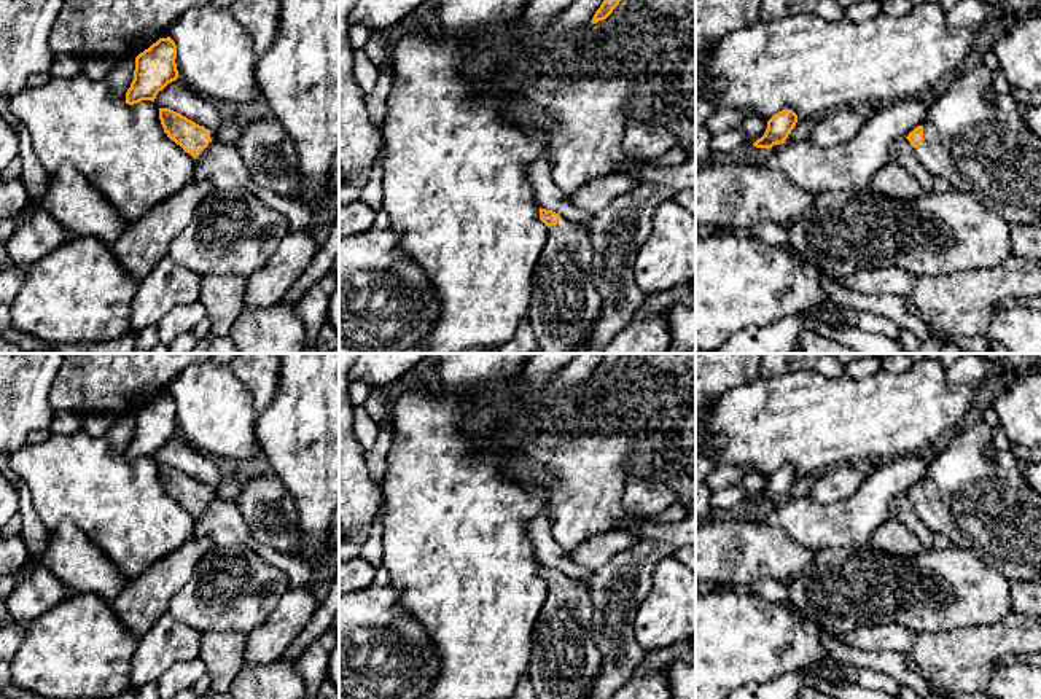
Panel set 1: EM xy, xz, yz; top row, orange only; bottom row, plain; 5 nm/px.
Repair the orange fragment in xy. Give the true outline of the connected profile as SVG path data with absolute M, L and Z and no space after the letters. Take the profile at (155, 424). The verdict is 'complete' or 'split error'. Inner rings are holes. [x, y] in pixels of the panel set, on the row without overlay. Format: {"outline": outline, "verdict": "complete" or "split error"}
{"outline": "M170 393L159 395L140 409L135 414L134 436L126 449L126 460L154 459L158 449L178 435L175 416L177 401Z", "verdict": "complete"}

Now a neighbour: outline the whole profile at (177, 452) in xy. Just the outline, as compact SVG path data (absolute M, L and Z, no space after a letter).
M177 435L158 449L154 460L159 465L170 465L199 482L204 482L210 490L218 490L229 474L224 463L199 452L183 436Z

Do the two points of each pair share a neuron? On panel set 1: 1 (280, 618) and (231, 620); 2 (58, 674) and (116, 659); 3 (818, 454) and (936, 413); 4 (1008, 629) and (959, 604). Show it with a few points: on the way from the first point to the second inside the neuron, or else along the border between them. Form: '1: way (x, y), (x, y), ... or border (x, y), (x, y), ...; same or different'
1: border (288, 586), (274, 610), (247, 634); different
2: way (72, 659), (102, 659); same
3: way (847, 425), (857, 417), (908, 413); same
4: border (1011, 609), (992, 624), (963, 626), (959, 629); different

